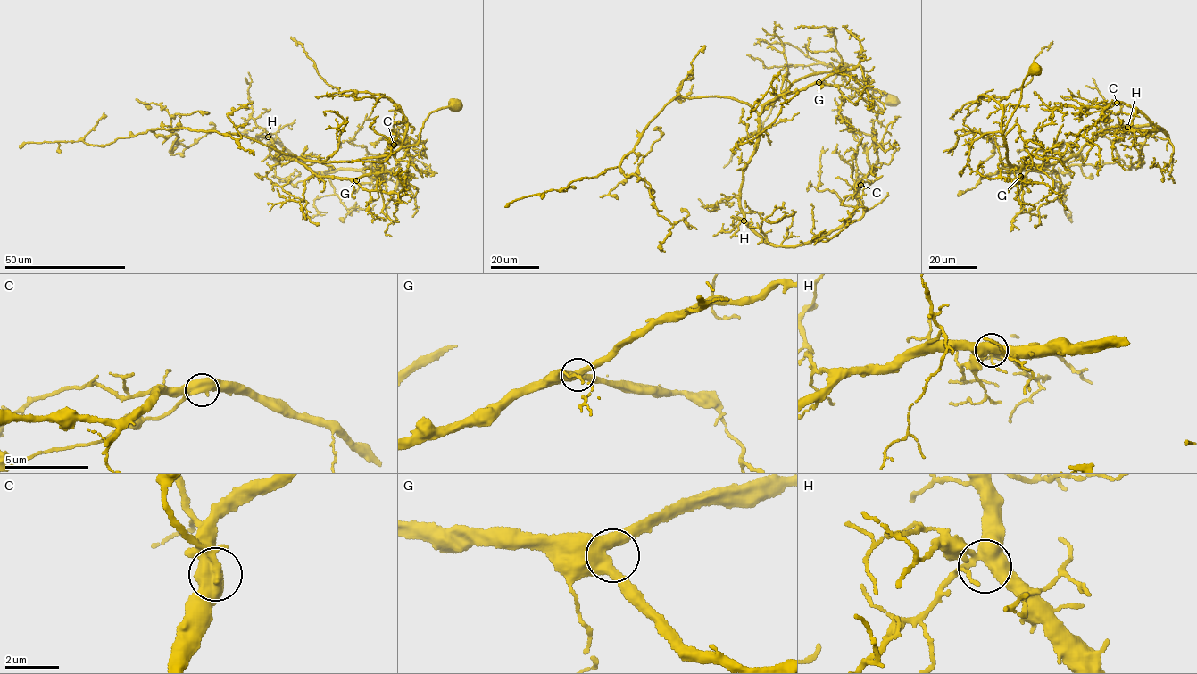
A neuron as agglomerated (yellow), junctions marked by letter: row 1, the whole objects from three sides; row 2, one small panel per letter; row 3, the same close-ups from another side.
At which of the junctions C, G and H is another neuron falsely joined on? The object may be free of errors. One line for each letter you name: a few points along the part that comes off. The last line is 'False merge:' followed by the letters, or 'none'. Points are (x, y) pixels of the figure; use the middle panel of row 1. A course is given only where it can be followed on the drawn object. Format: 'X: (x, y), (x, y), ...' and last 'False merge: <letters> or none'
C: (860, 184), (856, 178), (857, 153)
False merge: C

